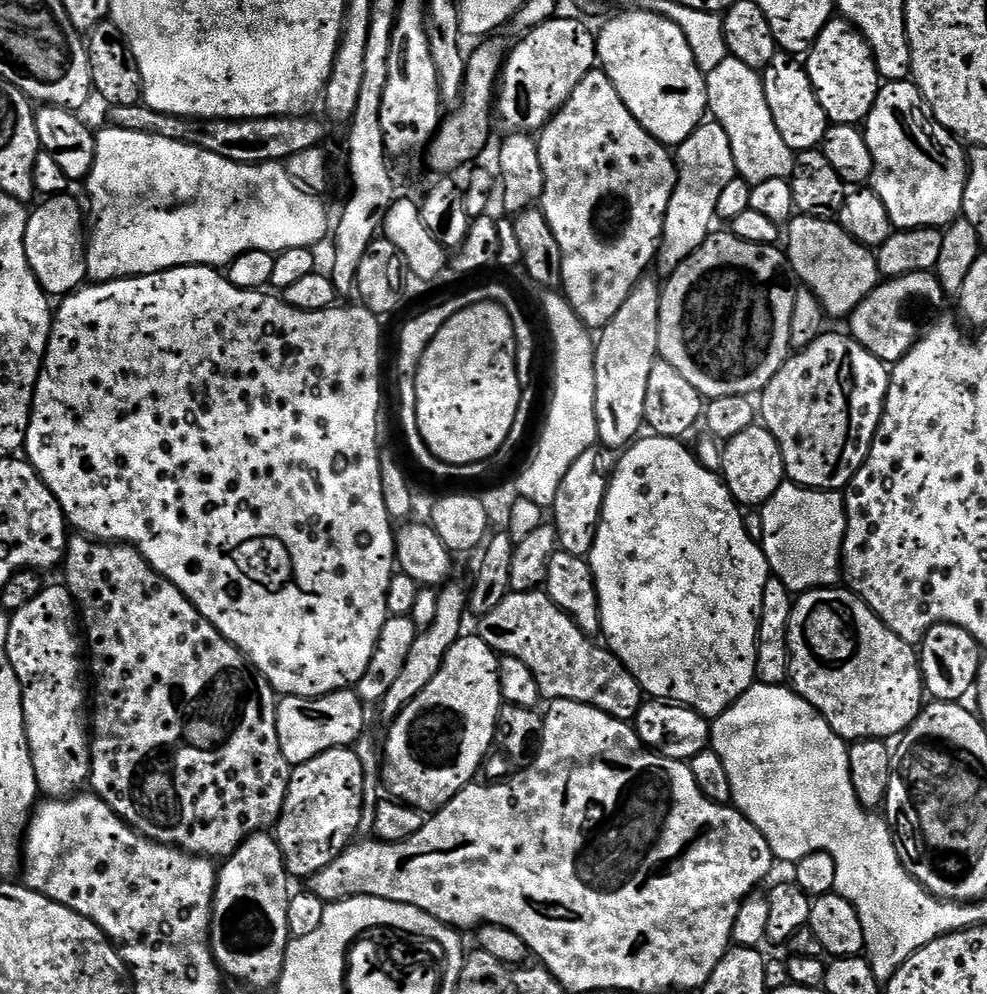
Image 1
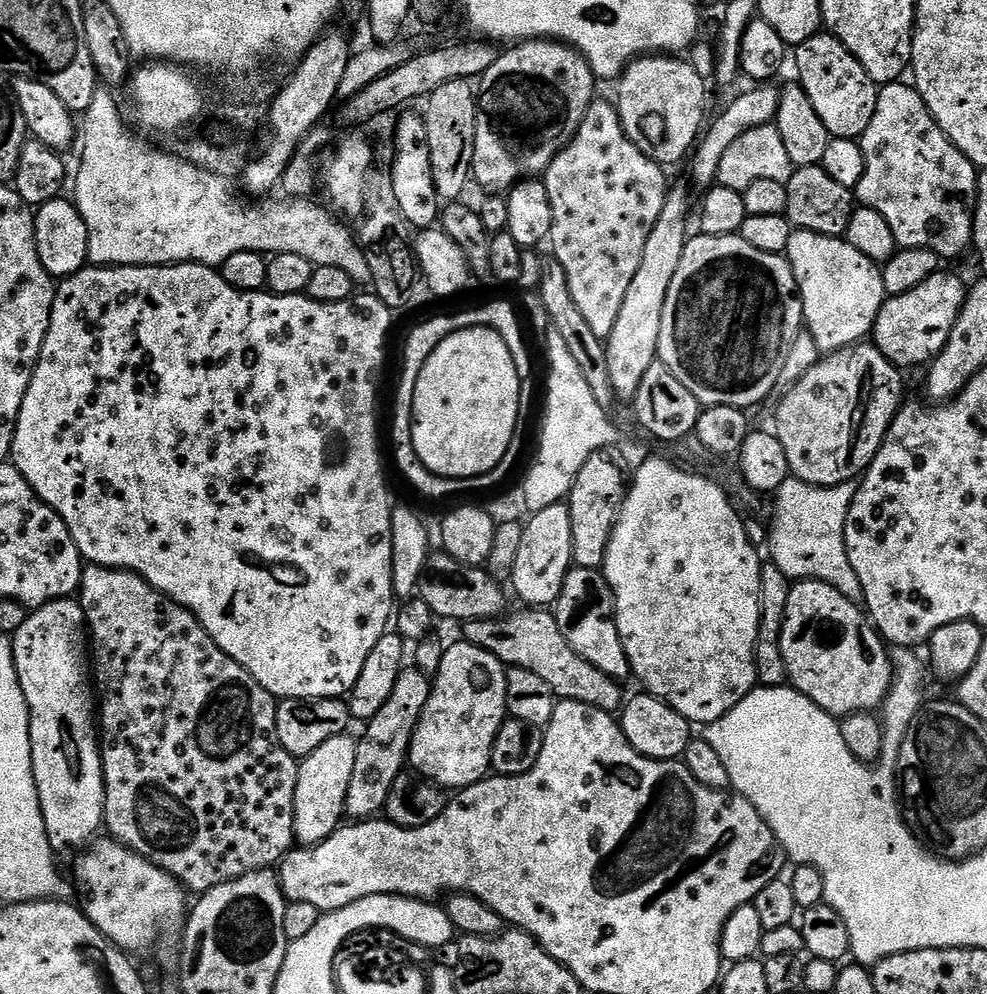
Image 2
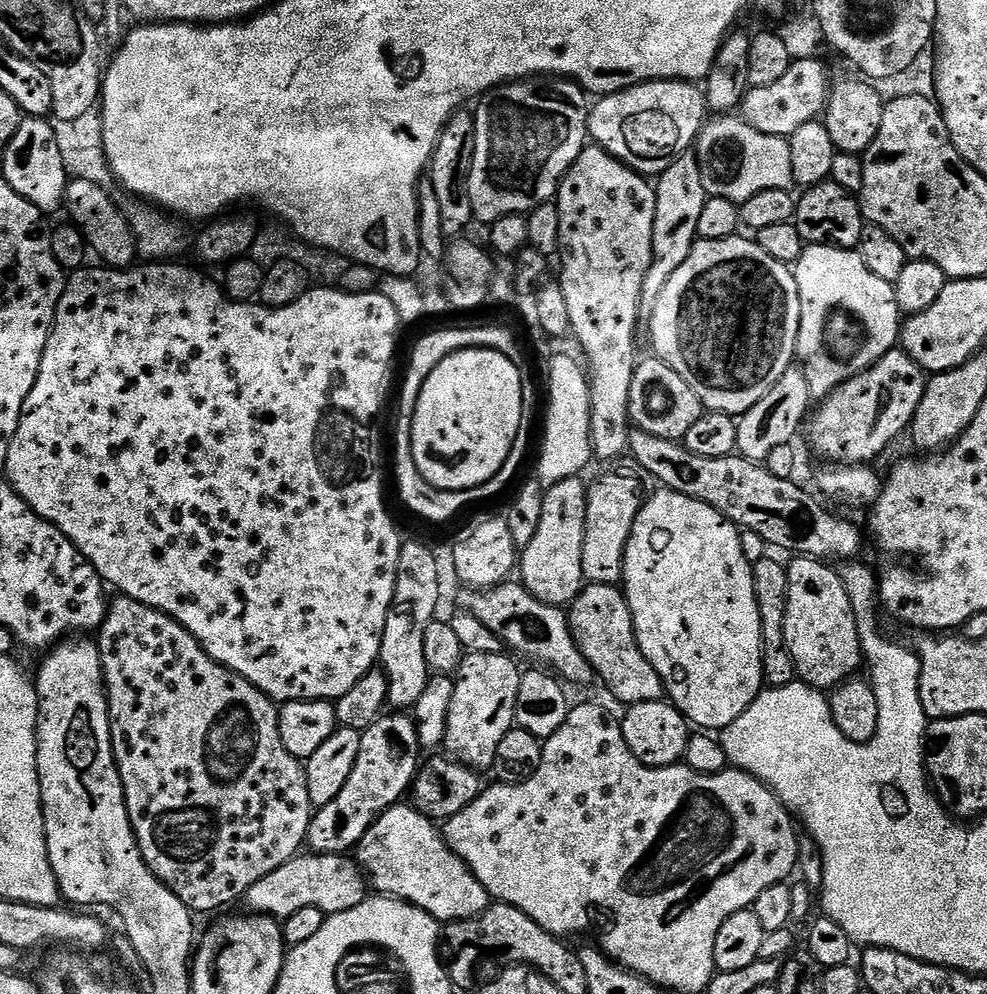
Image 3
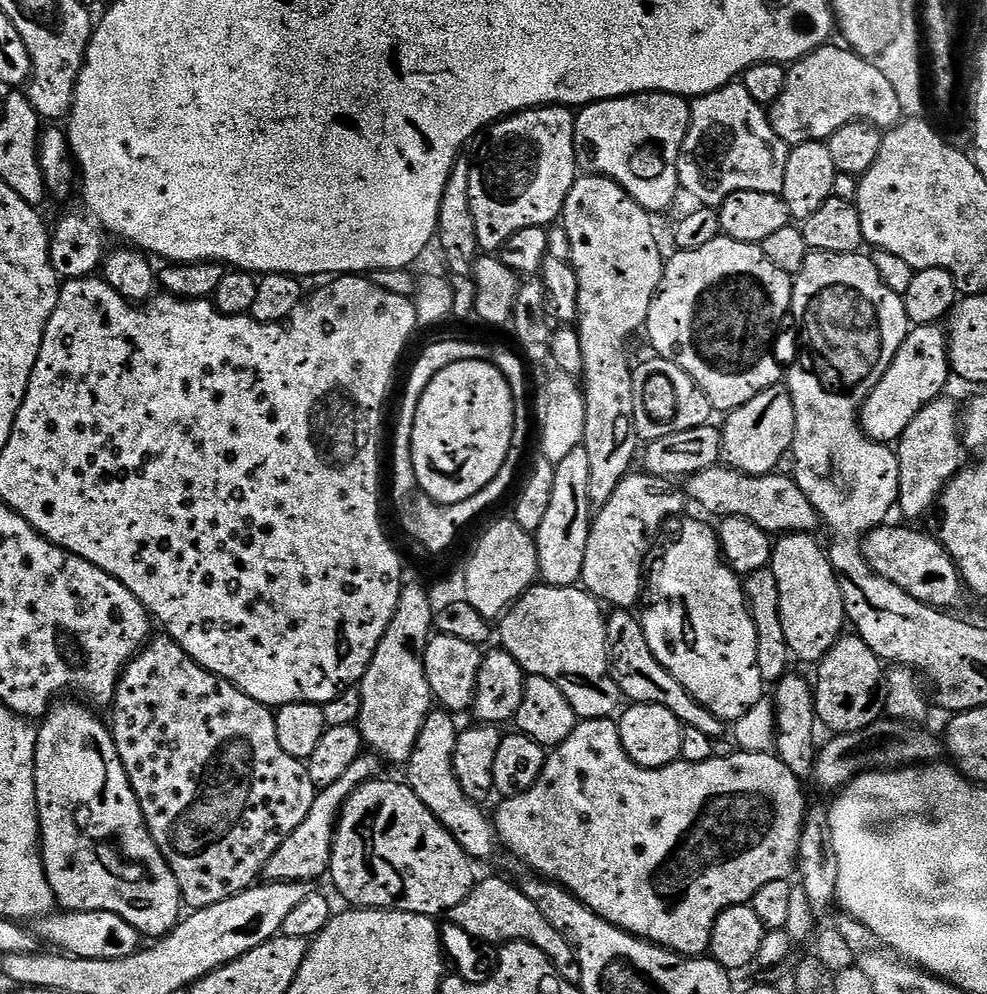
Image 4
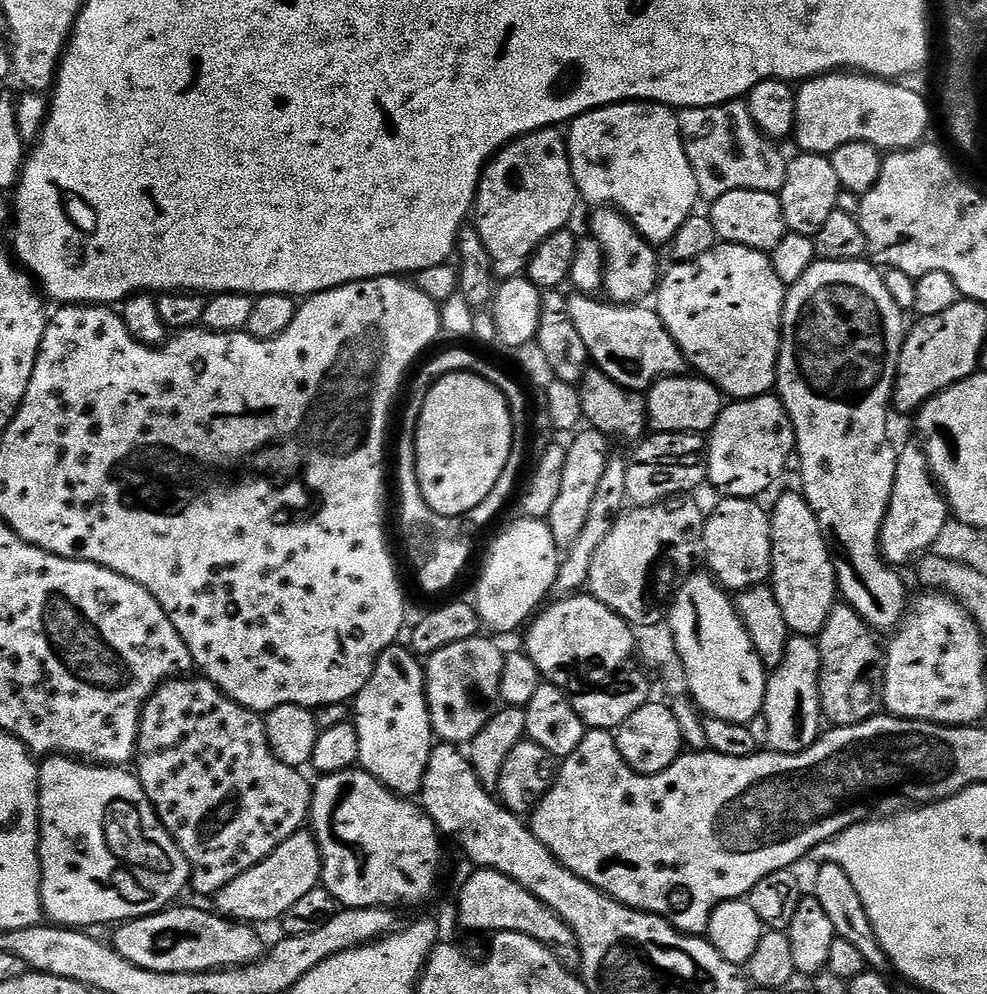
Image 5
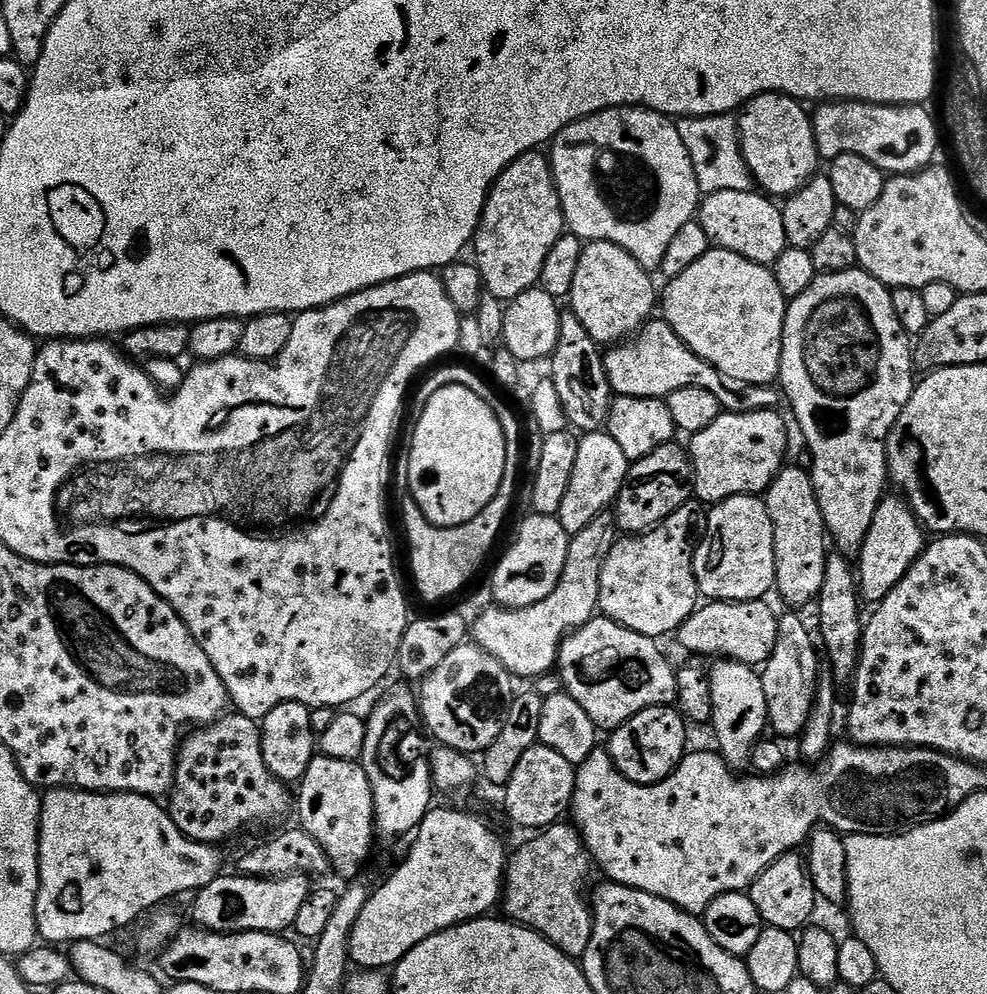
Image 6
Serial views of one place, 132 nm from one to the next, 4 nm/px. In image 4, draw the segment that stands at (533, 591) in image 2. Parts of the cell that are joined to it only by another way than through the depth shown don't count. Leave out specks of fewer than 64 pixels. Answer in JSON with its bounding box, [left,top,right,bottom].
[534,446,594,588]

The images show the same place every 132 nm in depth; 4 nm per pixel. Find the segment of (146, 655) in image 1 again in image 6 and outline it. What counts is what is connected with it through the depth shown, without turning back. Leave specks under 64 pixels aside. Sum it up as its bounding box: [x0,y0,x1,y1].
[166,714,294,846]

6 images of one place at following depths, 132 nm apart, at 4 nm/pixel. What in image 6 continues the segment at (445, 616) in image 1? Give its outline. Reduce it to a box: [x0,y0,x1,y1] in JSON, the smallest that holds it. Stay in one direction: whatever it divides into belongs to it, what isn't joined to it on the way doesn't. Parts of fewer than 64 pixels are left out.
[192,874,310,932]

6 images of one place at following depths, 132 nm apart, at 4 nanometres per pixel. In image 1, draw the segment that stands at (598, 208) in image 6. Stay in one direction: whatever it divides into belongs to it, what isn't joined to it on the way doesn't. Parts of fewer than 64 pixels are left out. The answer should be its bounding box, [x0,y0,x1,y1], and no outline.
[596,10,708,146]

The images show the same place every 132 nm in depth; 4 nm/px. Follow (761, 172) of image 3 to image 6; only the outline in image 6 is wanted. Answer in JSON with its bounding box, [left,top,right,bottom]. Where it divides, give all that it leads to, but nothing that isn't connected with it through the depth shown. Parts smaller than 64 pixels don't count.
[675,115,754,193]

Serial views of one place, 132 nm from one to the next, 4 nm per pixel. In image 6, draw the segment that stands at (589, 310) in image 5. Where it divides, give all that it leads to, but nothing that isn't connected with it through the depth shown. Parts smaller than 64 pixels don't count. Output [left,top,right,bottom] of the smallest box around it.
[603,318,782,413]

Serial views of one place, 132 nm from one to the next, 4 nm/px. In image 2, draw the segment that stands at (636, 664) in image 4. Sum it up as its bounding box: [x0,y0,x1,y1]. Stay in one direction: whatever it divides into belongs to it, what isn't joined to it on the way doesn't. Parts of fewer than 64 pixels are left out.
[554,566,630,681]

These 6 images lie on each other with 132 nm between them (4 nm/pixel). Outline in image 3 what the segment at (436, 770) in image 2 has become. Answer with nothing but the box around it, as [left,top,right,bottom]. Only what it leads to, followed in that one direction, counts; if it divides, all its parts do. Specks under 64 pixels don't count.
[444,652,522,770]

